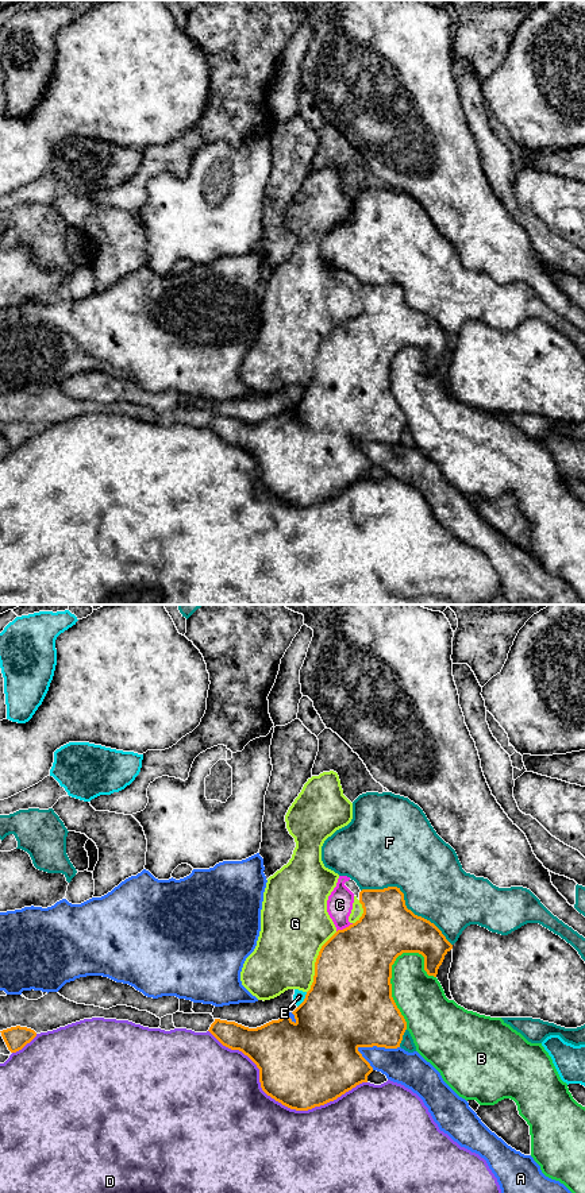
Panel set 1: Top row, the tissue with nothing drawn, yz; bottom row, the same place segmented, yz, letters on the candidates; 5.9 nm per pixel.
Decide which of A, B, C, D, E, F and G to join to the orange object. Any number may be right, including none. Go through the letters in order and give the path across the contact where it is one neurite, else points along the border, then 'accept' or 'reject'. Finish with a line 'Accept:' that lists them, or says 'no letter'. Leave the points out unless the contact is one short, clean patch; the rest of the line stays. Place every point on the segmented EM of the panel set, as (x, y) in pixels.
A: reject
B: reject
C: reject
D: reject
E: reject
F: reject
G: reject
Accept: no letter

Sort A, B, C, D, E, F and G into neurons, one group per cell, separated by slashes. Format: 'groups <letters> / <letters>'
groups A / B / C G / D / E / F

